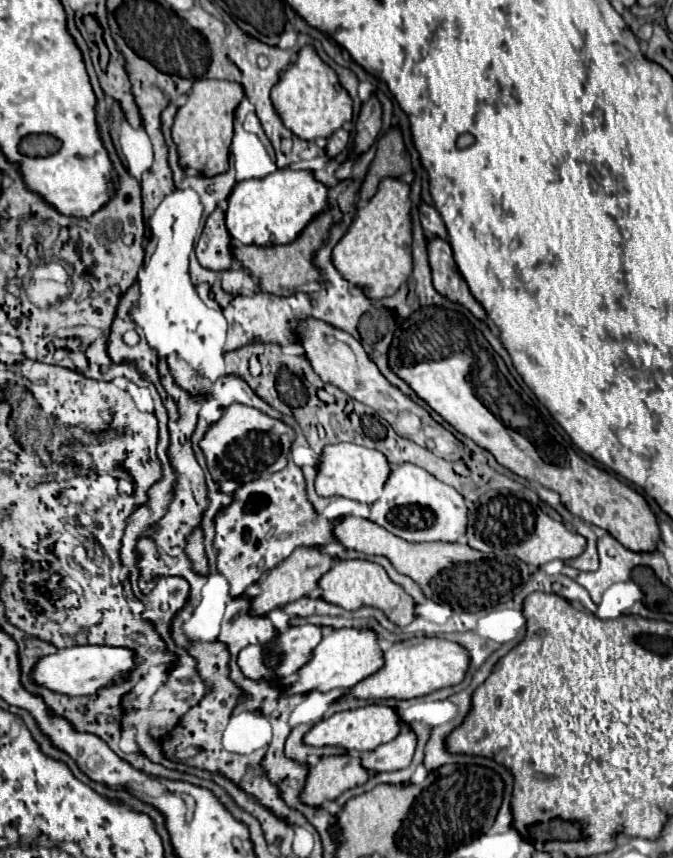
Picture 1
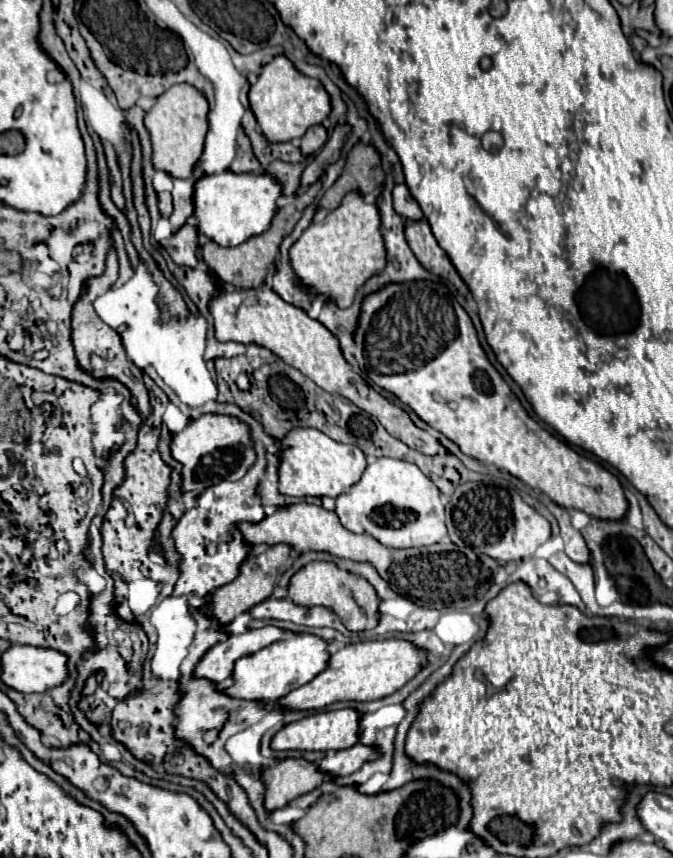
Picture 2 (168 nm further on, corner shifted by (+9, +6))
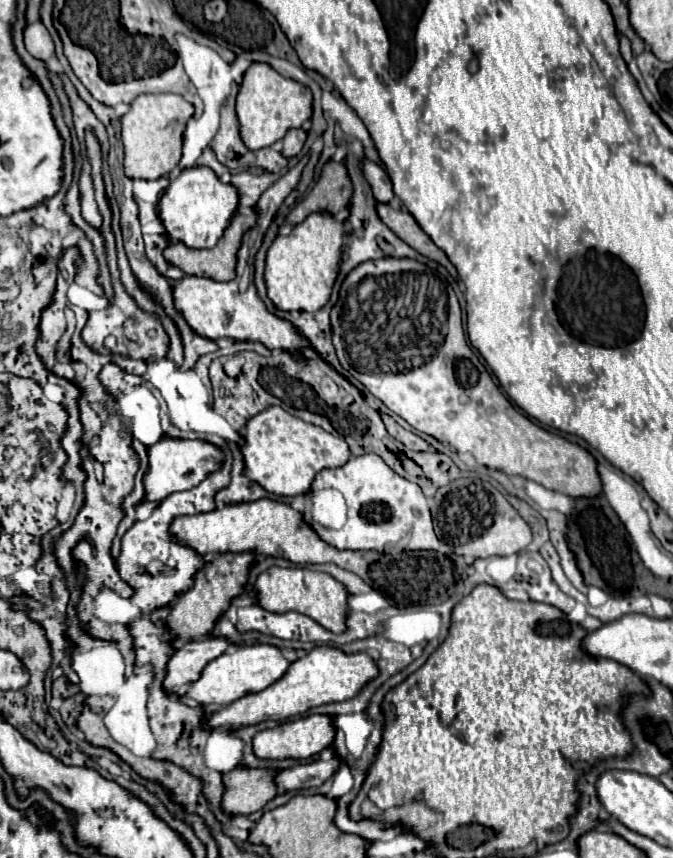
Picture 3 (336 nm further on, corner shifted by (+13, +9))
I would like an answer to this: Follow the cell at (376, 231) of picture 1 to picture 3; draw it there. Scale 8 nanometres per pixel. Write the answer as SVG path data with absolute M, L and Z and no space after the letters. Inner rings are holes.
M315 212L297 224L289 234L277 236L267 252L265 282L269 298L287 312L321 310L329 298L339 274L339 262L343 260L345 224L329 212Z

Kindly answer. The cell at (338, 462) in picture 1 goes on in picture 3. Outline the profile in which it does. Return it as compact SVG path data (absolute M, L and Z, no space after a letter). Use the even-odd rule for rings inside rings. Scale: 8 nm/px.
M271 406L253 416L247 422L243 438L245 444L241 446L241 452L245 456L245 474L277 496L299 496L311 492L313 476L317 476L317 472L325 468L341 468L351 456L343 438L335 438L319 426L287 414L279 406Z

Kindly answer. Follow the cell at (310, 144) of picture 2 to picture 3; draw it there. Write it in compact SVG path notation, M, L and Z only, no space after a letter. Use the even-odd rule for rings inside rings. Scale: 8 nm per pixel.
M293 128L293 130L289 130L287 134L285 134L285 138L283 138L283 154L287 156L287 158L293 158L293 156L297 156L301 150L303 150L303 144L305 144L305 140L307 140L307 132L303 130L303 128Z

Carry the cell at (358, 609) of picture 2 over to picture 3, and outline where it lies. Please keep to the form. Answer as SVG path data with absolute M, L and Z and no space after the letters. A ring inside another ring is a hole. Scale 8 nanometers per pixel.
M271 566L263 572L255 584L259 592L259 604L271 612L289 612L297 610L301 614L311 616L321 626L335 634L343 634L347 630L347 616L349 616L349 592L345 592L343 584L337 584L333 576L327 572L317 572L309 568L279 568Z

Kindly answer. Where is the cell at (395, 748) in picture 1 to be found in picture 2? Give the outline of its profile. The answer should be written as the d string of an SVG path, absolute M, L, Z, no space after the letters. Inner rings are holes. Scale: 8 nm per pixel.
M357 743L349 749L341 749L341 751L335 751L333 755L327 755L317 765L317 769L321 773L329 773L331 777L343 777L343 775L355 773L357 769L361 769L361 765L365 761L371 761L377 757L379 757L379 753L373 747L365 747L363 743Z

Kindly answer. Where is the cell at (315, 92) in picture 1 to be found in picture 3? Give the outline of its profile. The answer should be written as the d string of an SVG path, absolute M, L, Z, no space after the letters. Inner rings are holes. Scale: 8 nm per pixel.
M255 62L243 76L243 84L237 94L237 116L241 122L241 138L249 150L259 150L275 144L291 128L301 128L303 122L311 120L313 94L305 84L291 78L283 78L269 64Z

